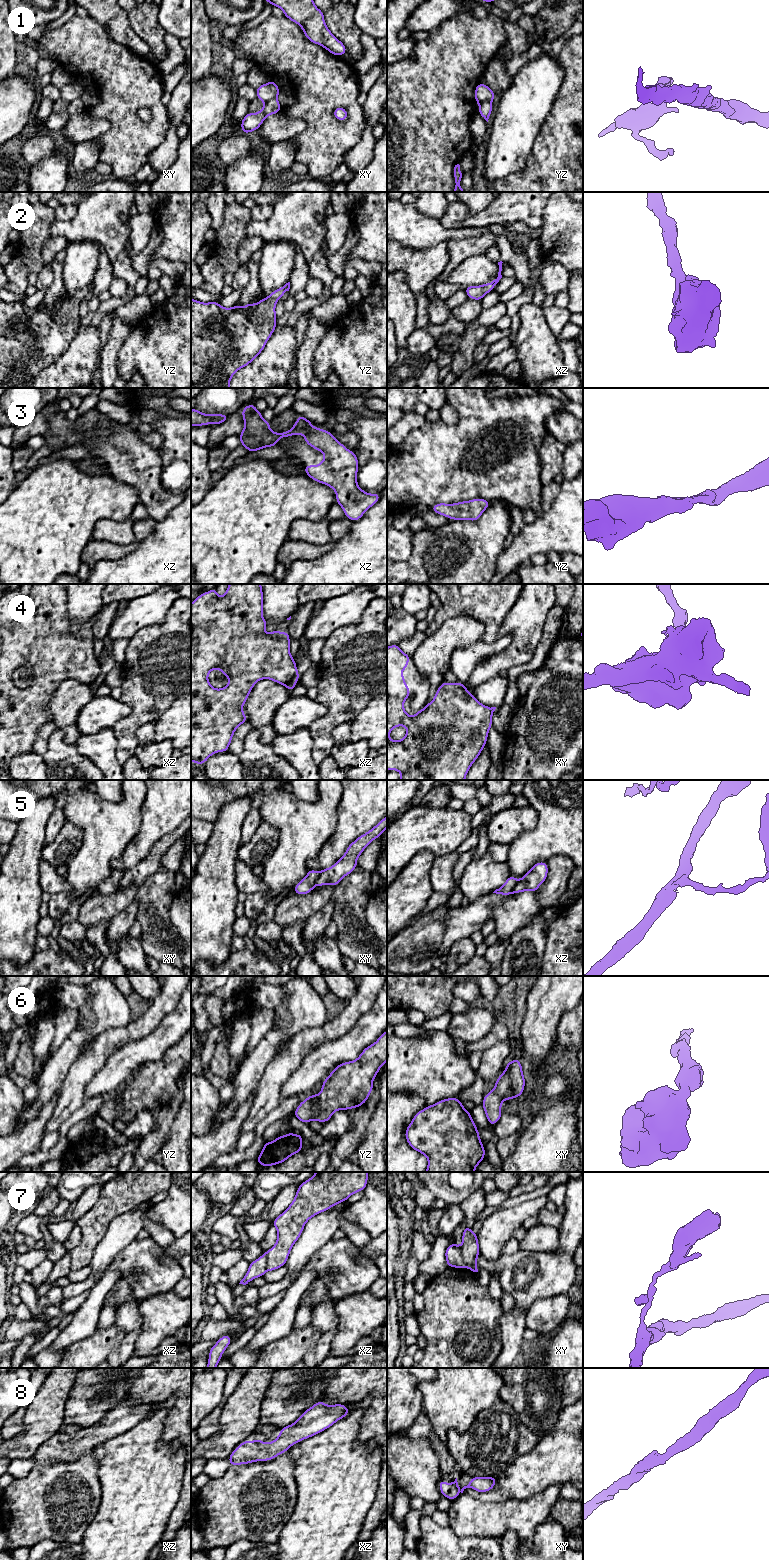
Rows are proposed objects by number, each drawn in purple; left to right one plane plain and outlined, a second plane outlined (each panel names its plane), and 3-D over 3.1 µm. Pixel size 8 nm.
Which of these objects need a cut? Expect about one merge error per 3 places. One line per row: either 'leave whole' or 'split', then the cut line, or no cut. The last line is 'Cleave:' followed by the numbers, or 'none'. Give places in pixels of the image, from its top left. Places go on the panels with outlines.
1: split; cut xy (276, 97), (264, 103)
2: leave whole; cut none
3: leave whole; cut none
4: split; cut xz (297, 672), (285, 685)
5: split; cut xz (517, 881), (511, 892)
6: leave whole; cut none
7: split; cut xy (460, 1246), (462, 1258), (466, 1266)
8: leave whole; cut none
Cleave: 1, 4, 5, 7

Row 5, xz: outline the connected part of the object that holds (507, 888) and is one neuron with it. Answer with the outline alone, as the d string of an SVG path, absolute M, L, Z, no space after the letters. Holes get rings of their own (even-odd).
M510 875L506 880L506 882L501 887L496 889L493 893L499 894L499 895L511 895L516 883L517 883L516 878Z

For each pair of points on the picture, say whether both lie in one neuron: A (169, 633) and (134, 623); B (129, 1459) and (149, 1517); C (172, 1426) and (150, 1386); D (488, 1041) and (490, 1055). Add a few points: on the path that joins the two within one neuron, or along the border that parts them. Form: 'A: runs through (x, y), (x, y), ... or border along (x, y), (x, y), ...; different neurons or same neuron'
A: border along (166, 615), (162, 622), (144, 626), (129, 639); different neurons
B: runs through (138, 1473), (139, 1503); same neuron
C: runs through (179, 1412), (179, 1397), (168, 1386), (164, 1386); same neuron
D: border along (508, 1038), (498, 1041), (482, 1051); different neurons

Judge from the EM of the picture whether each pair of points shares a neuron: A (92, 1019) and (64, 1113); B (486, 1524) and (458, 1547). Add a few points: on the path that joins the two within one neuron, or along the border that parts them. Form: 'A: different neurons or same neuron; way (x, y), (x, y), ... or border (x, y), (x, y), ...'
A: different neurons; border (111, 1028), (105, 1029), (91, 1041)
B: different neurons; border (449, 1526), (461, 1537), (494, 1537)

